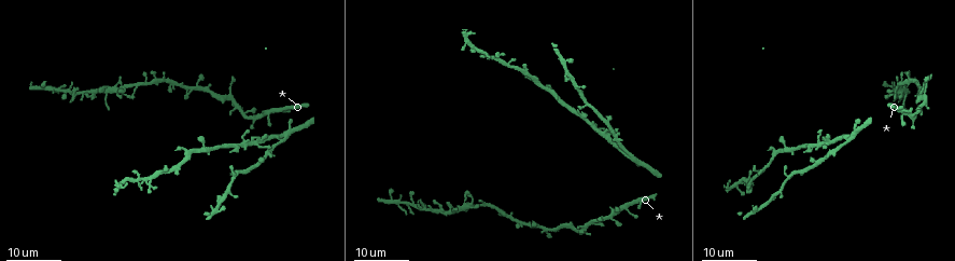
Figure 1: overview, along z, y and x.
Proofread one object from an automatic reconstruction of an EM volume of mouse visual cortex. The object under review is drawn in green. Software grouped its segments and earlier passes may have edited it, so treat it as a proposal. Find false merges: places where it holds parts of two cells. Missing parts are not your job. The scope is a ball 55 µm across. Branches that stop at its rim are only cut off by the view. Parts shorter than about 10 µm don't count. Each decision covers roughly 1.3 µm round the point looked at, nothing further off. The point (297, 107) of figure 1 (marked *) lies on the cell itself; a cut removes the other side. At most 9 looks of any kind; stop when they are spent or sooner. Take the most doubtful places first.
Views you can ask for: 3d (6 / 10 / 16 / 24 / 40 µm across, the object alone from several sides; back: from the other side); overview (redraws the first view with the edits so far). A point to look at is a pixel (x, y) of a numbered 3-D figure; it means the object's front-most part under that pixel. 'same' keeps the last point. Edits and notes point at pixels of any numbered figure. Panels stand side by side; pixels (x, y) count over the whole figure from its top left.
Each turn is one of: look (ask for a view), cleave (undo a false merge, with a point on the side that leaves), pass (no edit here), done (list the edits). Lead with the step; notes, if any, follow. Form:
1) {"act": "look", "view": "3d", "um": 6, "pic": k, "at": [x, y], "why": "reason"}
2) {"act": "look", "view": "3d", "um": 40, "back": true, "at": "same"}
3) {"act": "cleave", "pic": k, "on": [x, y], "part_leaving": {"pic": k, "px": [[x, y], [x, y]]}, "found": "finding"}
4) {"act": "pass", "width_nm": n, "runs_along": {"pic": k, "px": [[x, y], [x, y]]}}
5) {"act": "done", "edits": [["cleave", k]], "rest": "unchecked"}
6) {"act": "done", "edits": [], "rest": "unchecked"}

{"act": "look", "view": "3d", "um": 24, "pic": 1, "at": [848, 140]}

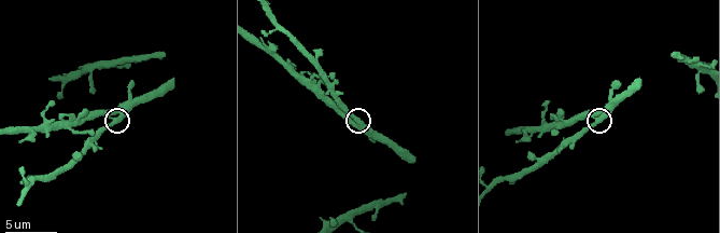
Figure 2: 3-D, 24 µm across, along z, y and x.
{"act": "look", "view": "3d", "um": 6, "pic": 2, "at": [115, 121]}

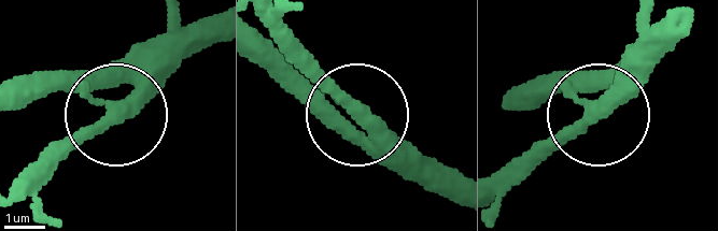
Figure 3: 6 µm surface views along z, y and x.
{"act": "look", "view": "3d", "um": 6, "back": true, "pic": 3, "at": [592, 115]}

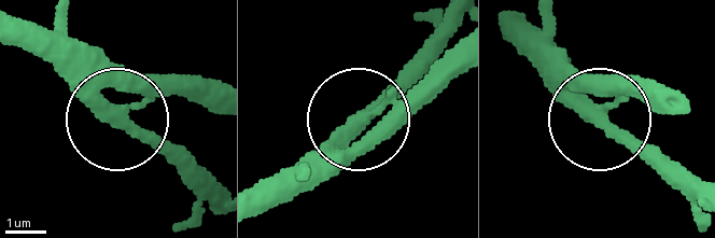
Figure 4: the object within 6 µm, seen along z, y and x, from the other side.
{"act": "pass", "side_arm_um": 31, "found": "continuous, no second cell"}

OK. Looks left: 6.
{"act": "look", "view": "3d", "um": 10, "pic": 2, "at": [27, 190], "why": "three-way junction"}

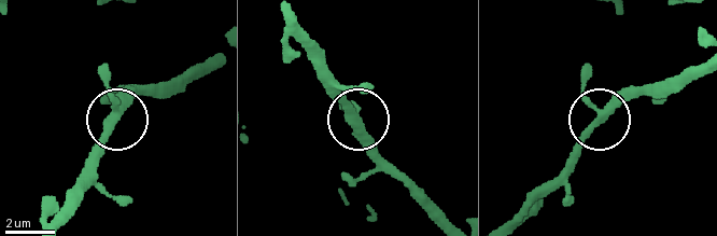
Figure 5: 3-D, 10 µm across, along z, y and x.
{"act": "look", "view": "3d", "um": 6, "pic": 5, "at": [116, 114]}

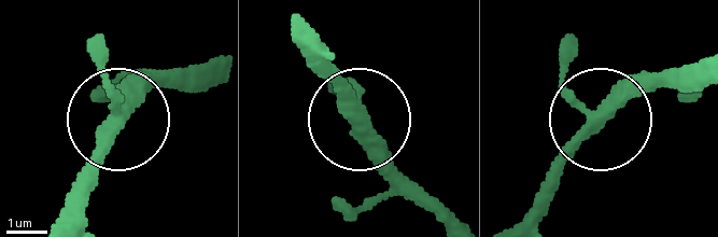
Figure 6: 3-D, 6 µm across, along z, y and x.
{"act": "pass", "arms": 3, "runs_along": {"pic": 6, "px": [[698, 63], [625, 94], [537, 193]]}, "found": "all the same cell"}

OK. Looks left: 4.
{"act": "look", "view": "3d", "um": 24, "pic": 1, "at": [147, 177], "why": "four-way junction"}

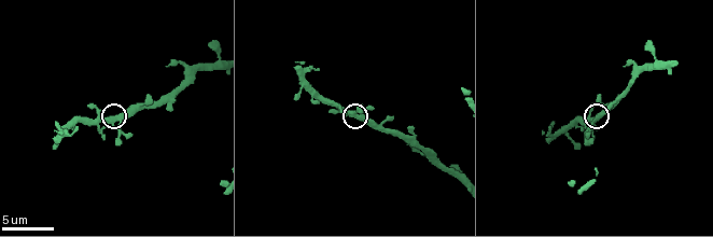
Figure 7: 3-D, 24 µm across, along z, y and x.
{"act": "look", "view": "3d", "um": 6, "pic": 7, "at": [357, 114]}

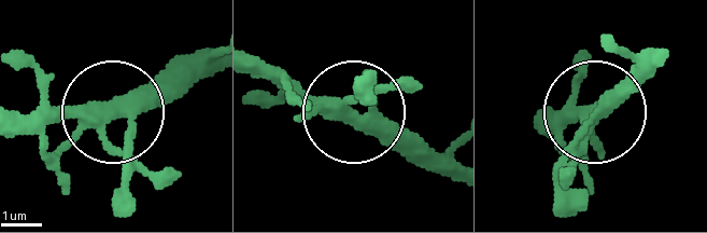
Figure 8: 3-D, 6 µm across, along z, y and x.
{"act": "pass", "width_nm": 330, "runs_along": {"pic": 8, "px": [[660, 53], [598, 114], [537, 114]]}, "found": "all the same cell"}

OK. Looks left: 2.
{"act": "look", "view": "3d", "um": 24, "pic": 1, "at": [90, 90], "why": "calibre changes"}

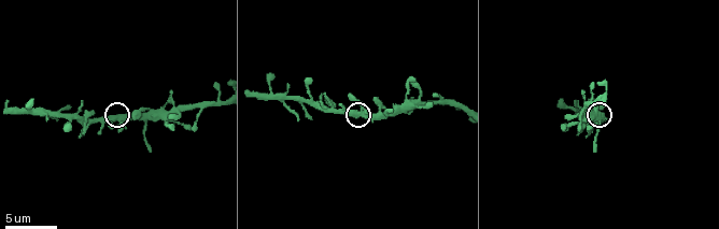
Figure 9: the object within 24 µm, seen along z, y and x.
{"act": "look", "view": "3d", "um": 10, "pic": 9, "at": [353, 116]}

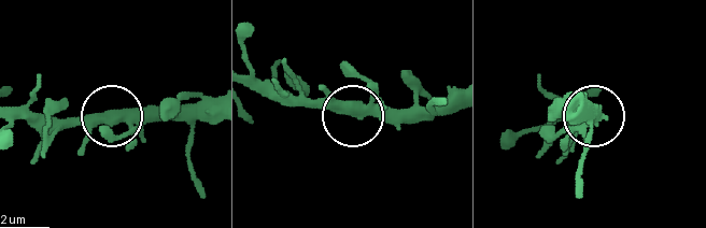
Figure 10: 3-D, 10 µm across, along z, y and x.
{"act": "pass", "found": "one cell here"}

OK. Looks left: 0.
{"act": "done", "edits": [], "rest": "unchecked"}

